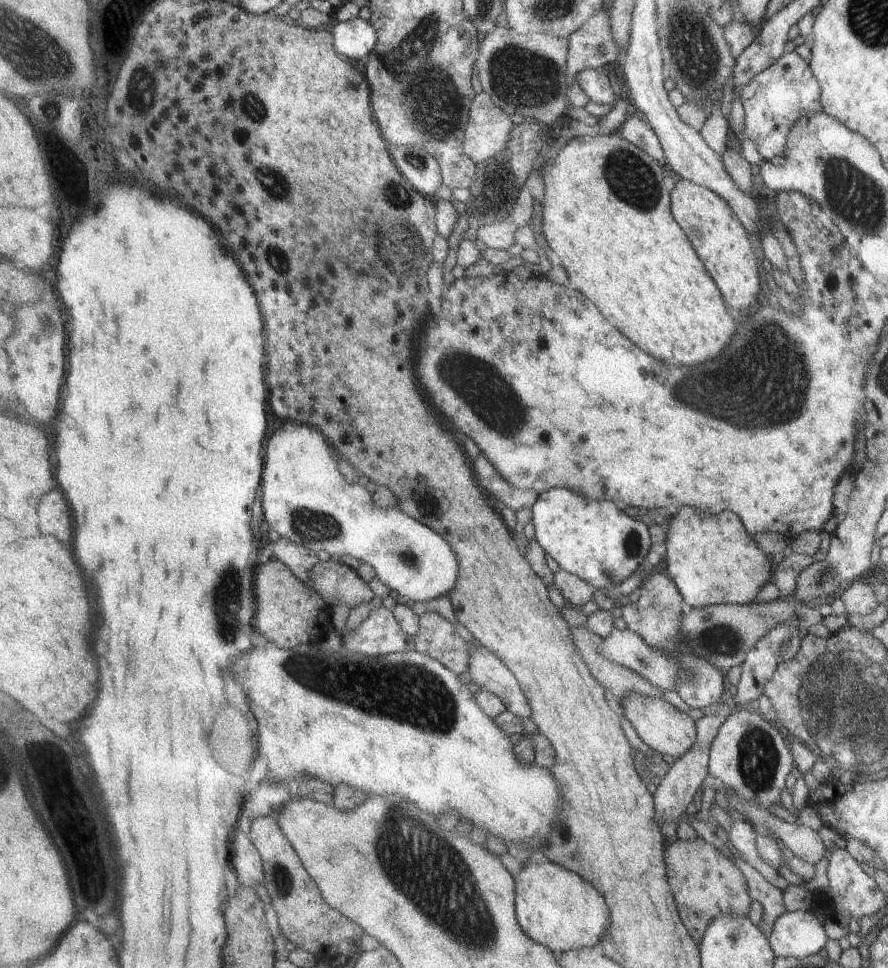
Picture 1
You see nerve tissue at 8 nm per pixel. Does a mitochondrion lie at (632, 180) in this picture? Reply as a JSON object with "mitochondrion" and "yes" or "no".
{"mitochondrion":"yes"}

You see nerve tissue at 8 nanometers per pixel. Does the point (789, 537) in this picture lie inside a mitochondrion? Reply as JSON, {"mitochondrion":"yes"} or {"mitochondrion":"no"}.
{"mitochondrion":"no"}

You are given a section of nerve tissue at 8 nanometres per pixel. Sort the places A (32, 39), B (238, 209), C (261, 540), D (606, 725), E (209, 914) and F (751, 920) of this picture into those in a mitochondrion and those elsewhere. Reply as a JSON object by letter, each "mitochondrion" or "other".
{"A":"mitochondrion","B":"other","C":"other","D":"other","E":"other","F":"other"}

